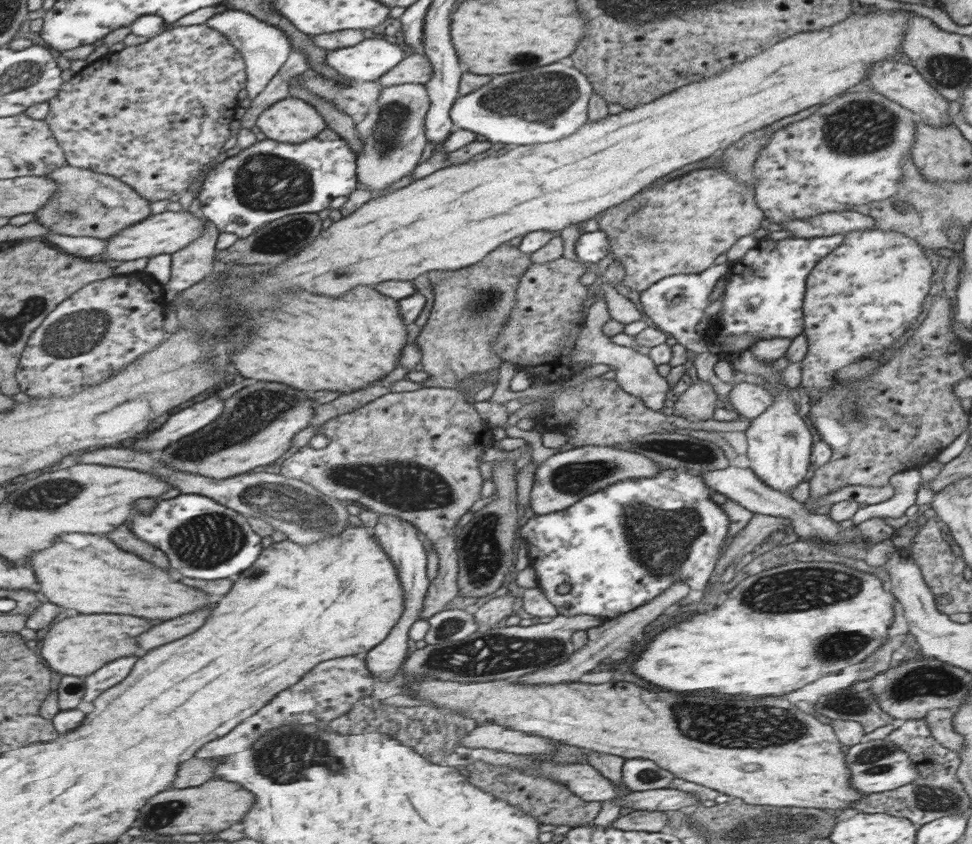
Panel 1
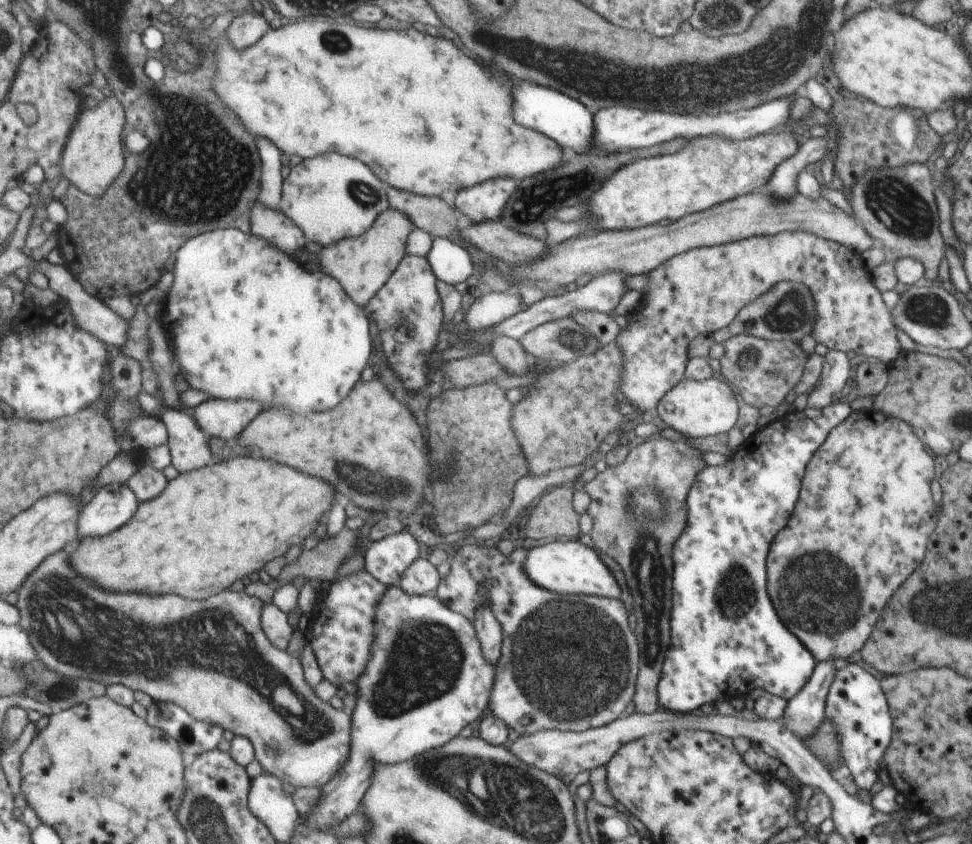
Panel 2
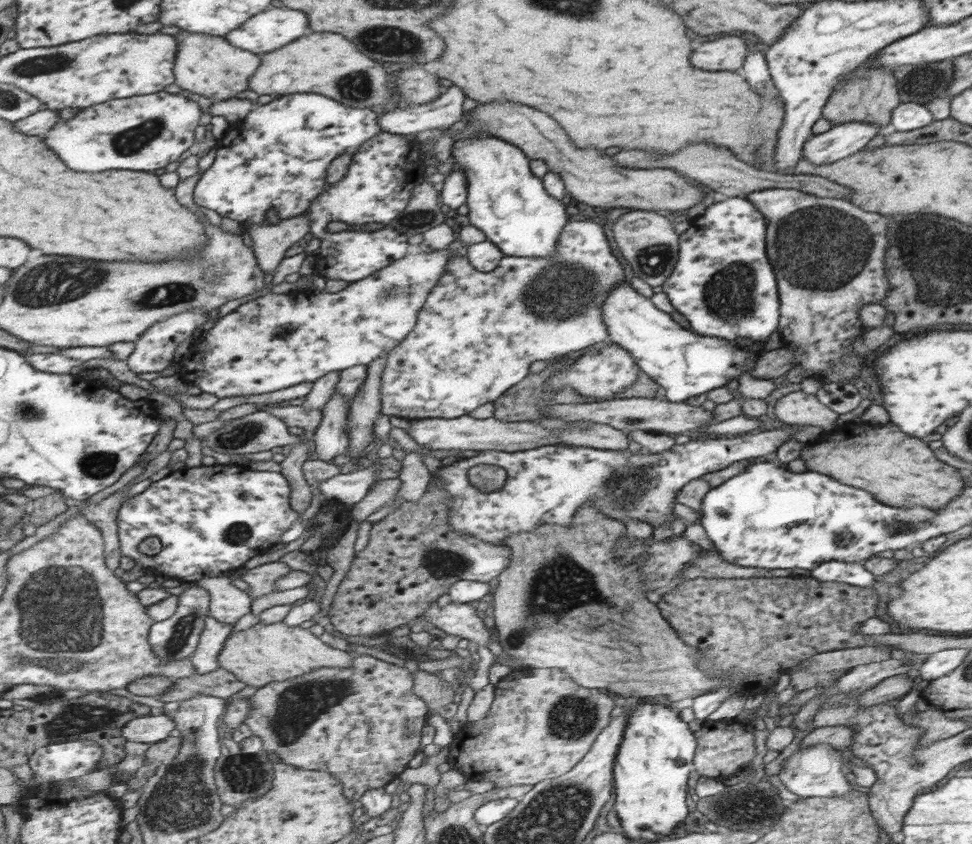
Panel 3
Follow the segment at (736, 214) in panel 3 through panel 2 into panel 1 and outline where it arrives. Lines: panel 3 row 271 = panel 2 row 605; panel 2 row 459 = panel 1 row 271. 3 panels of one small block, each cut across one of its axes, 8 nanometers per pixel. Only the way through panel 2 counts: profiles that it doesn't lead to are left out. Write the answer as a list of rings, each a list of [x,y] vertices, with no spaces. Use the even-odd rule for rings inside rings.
[[[844,235],[819,236],[815,238],[791,237],[782,240],[771,240],[761,238],[755,245],[746,251],[739,259],[730,262],[723,278],[726,281],[725,287],[719,298],[721,308],[717,314],[721,314],[720,321],[708,326],[709,332],[703,338],[717,344],[721,351],[725,347],[725,335],[753,335],[759,339],[771,339],[785,337],[791,340],[804,330],[803,300],[805,290],[805,278],[809,271],[823,256],[829,254],[833,248],[837,248]]]

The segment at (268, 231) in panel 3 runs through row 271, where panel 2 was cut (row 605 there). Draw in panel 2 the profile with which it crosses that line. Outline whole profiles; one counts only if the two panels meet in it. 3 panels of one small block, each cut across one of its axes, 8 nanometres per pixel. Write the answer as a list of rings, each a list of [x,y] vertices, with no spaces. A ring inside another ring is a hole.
[[[264,604],[262,627],[268,639],[279,649],[286,650],[293,636],[293,628],[289,624],[287,614],[275,604]]]

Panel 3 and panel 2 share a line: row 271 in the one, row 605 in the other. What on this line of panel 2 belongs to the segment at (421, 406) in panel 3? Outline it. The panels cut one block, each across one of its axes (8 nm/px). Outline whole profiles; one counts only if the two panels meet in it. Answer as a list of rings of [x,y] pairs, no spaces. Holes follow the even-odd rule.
[[[470,540],[454,555],[450,555],[449,572],[445,578],[441,578],[440,584],[437,584],[437,592],[433,595],[445,605],[445,608],[461,613],[461,616],[473,622],[477,606],[481,604],[477,588],[481,588],[483,584],[483,588],[487,590],[489,608],[495,620],[499,622],[503,634],[501,658],[499,658],[501,672],[495,670],[496,680],[493,682],[488,701],[491,716],[499,718],[507,728],[523,736],[549,729],[577,732],[604,726],[619,719],[633,698],[633,688],[636,688],[633,684],[637,674],[637,642],[627,626],[622,602],[607,597],[547,592],[545,588],[533,584],[529,576],[525,576],[525,556],[529,548],[523,548],[521,544],[515,543],[513,550],[507,556],[503,556],[495,544],[488,547],[475,543],[477,542]],[[569,628],[571,628],[571,686],[569,686],[569,650],[567,650]],[[551,648],[553,648],[553,682],[551,682]]]

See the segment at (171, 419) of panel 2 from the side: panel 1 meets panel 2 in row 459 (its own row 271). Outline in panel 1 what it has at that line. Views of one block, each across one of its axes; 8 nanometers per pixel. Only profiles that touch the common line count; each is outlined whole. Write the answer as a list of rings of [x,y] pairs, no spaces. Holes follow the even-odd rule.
[[[203,217],[203,221],[205,221],[203,236],[197,238],[187,248],[172,254],[172,278],[164,285],[169,303],[179,292],[205,280],[219,268],[216,260],[217,238],[219,238],[217,224],[207,217]]]

